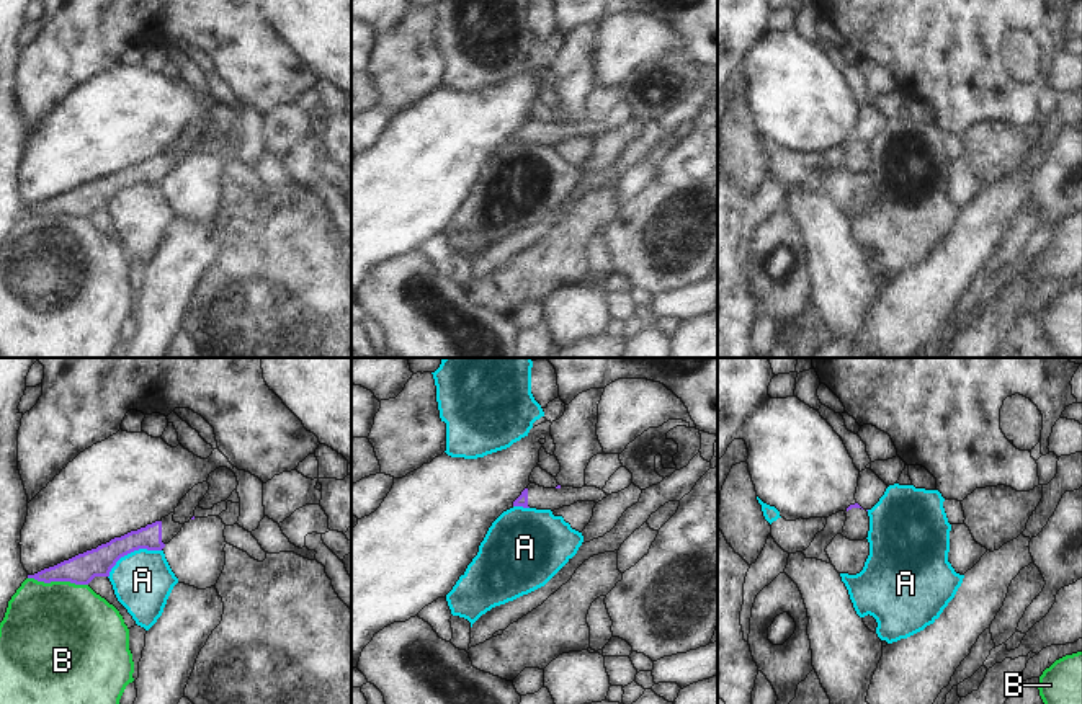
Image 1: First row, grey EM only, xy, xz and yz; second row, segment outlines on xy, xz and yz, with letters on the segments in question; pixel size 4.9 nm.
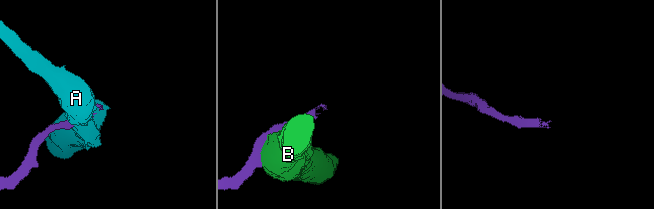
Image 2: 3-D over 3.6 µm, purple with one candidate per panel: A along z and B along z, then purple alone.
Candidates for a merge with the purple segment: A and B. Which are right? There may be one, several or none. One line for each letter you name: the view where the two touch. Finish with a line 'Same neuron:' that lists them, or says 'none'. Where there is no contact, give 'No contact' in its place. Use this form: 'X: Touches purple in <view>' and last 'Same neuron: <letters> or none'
Same neuron: none.

